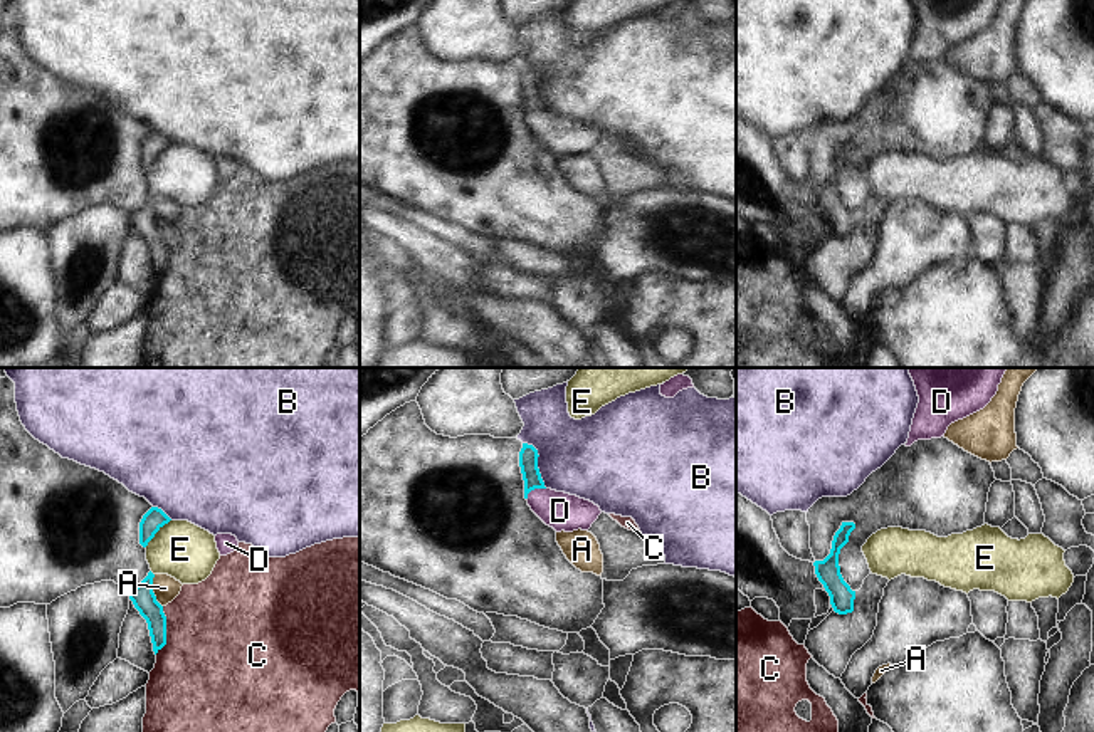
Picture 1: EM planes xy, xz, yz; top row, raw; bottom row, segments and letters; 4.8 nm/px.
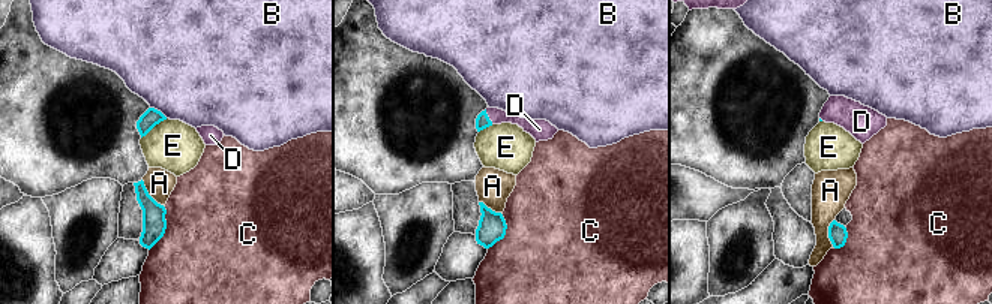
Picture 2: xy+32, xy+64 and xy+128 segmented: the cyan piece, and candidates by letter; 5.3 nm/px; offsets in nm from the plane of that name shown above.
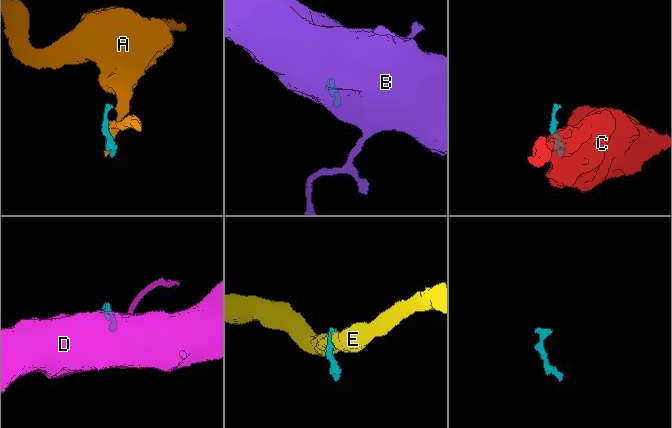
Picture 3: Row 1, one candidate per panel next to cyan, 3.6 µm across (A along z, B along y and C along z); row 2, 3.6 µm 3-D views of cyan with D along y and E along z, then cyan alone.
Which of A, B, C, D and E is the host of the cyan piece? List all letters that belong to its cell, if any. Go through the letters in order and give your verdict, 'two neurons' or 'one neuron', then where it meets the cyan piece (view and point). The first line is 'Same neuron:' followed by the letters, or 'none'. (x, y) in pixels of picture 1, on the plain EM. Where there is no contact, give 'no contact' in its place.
Same neuron: D
A: two neurons; meets cyan in xy at (152, 215)
B: two neurons; meets cyan in xz at (536, 86)
C: two neurons; meets cyan in xy at (165, 254)
D: one neuron; meets cyan in xz at (533, 113)
E: two neurons; meets cyan in xy at (157, 155)

